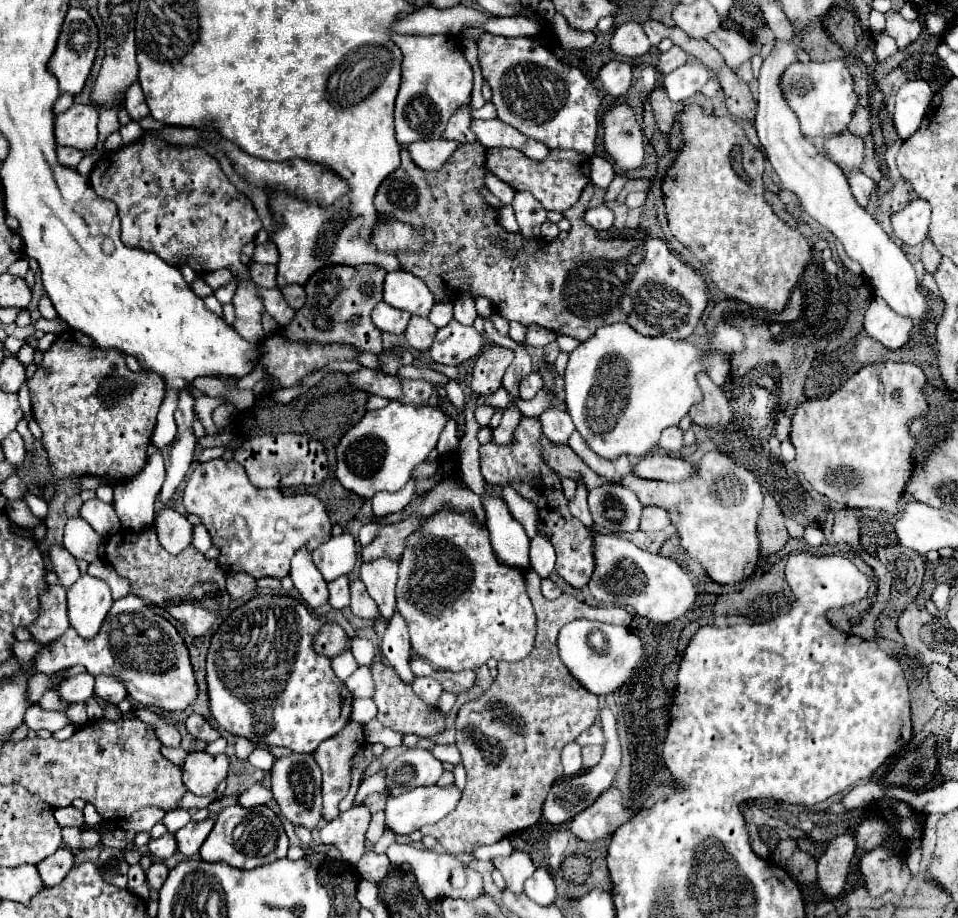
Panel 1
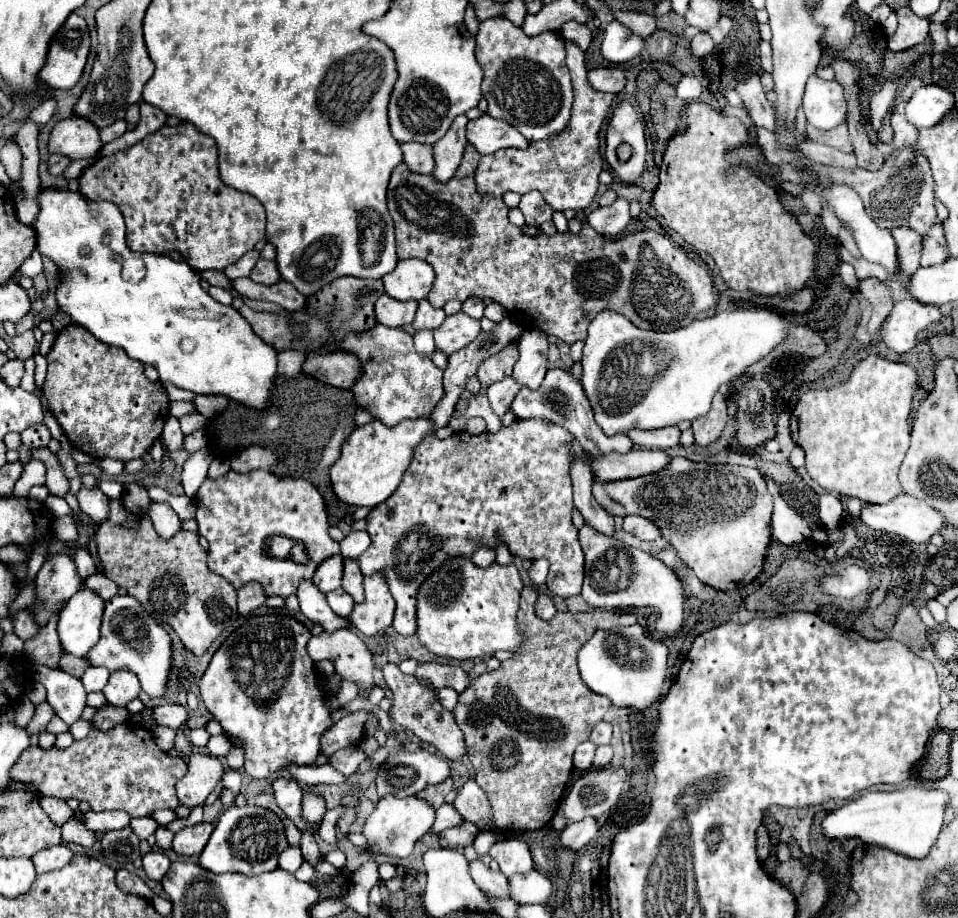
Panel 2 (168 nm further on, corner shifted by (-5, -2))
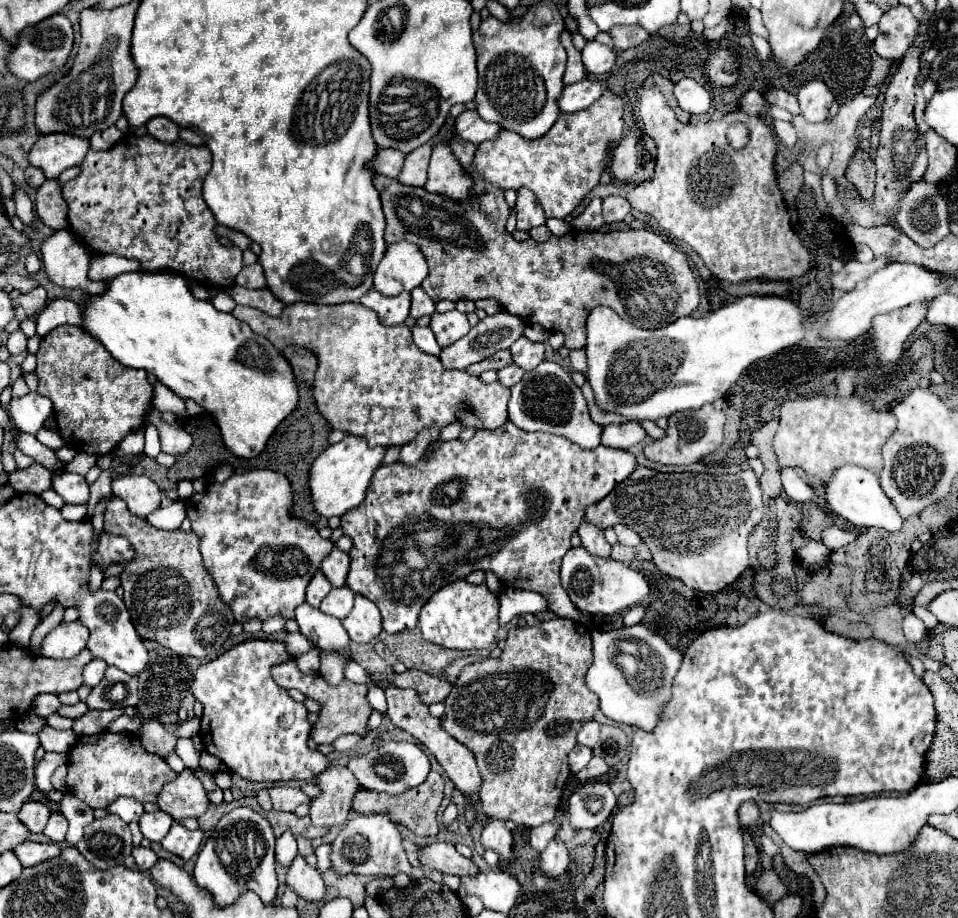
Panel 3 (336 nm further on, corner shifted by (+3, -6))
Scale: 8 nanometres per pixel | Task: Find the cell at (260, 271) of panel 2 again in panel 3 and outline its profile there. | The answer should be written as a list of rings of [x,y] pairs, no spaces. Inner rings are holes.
[[[256,261],[254,265],[244,267],[236,277],[236,285],[250,287],[250,289],[264,289],[266,277],[264,277],[264,271],[262,271],[262,265]]]

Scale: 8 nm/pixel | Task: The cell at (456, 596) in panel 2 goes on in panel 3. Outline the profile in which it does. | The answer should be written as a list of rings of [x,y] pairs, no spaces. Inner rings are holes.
[[[460,579],[442,587],[424,603],[418,625],[422,637],[434,645],[460,651],[478,651],[494,645],[500,631],[498,615],[500,615],[500,601],[484,583],[472,585],[466,579]]]

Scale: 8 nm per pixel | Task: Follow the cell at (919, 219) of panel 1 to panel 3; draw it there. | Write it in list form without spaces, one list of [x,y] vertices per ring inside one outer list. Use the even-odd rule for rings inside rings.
[[[876,257],[870,263],[850,259],[840,273],[832,275],[832,285],[840,291],[848,291],[848,289],[856,287],[860,281],[864,281],[864,277],[870,277],[872,273],[876,273],[876,269],[882,269],[884,265],[890,265],[890,263],[894,263],[890,257]]]

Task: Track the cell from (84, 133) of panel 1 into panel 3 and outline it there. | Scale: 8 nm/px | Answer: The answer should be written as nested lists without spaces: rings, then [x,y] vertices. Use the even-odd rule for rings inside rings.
[[[46,133],[30,149],[28,161],[34,167],[40,167],[48,179],[58,177],[64,169],[80,165],[90,149],[88,139],[64,133]]]

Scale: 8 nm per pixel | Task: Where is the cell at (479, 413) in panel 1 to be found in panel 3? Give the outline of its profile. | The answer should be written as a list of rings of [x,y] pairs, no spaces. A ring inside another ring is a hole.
[[[508,365],[508,367],[504,367],[504,369],[500,369],[498,371],[498,381],[504,385],[504,387],[512,387],[514,383],[518,383],[520,379],[522,379],[522,375],[524,375],[524,371],[518,367],[518,365]]]

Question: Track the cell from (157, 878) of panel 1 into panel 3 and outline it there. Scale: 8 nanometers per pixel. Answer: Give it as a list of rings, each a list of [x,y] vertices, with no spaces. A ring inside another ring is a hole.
[[[134,847],[132,851],[132,857],[136,859],[136,865],[142,873],[148,873],[152,869],[152,865],[156,865],[158,857],[154,855],[152,849],[146,849],[146,847]]]

